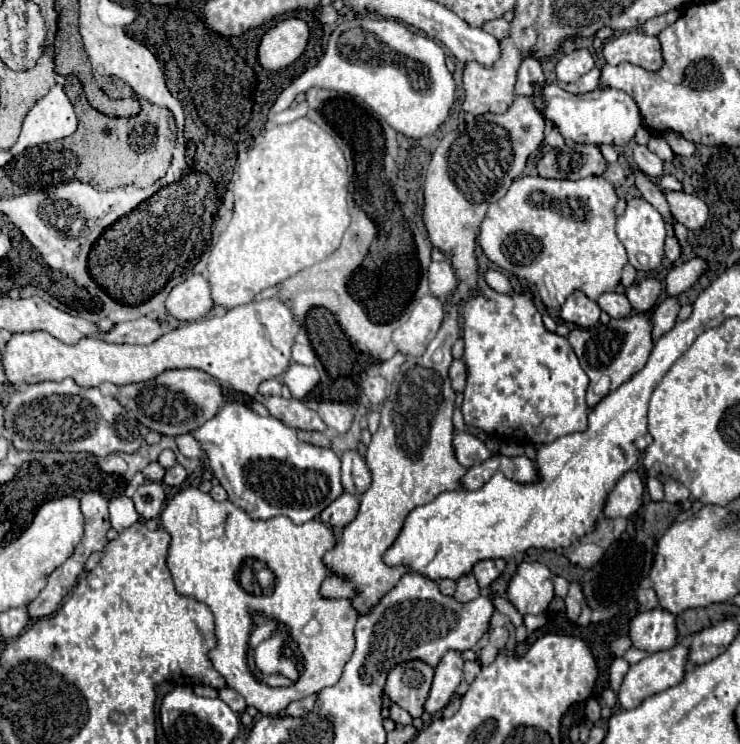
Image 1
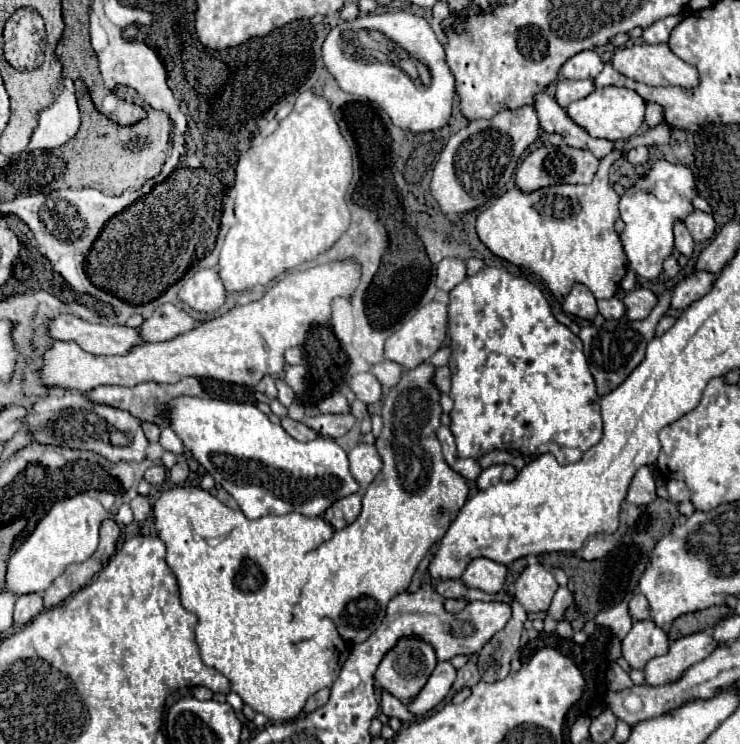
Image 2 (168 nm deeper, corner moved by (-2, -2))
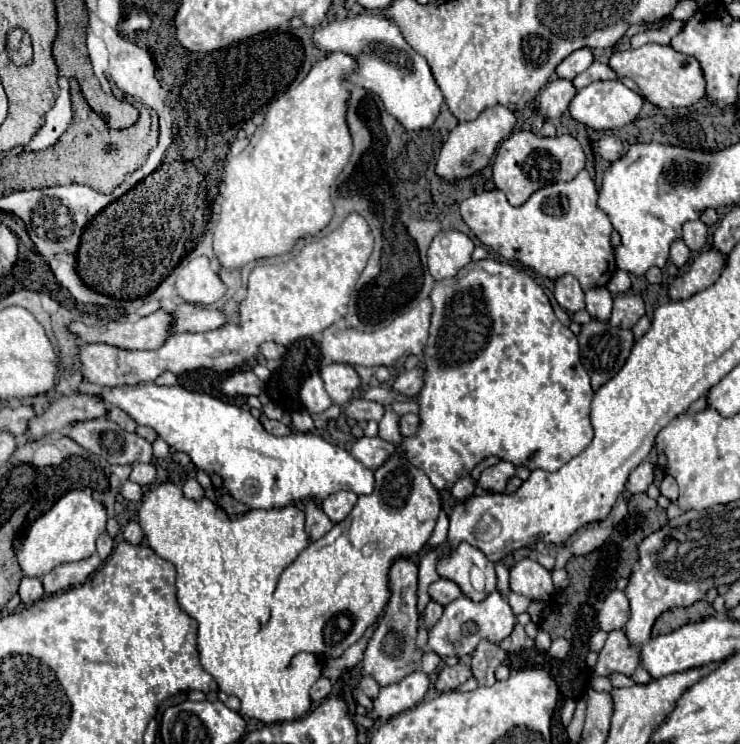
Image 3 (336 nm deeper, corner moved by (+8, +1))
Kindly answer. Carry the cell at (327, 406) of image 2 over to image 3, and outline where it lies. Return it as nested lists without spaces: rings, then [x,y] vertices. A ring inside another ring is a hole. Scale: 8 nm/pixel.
[[[320,375],[308,377],[308,381],[300,389],[300,399],[302,399],[304,407],[308,409],[308,413],[312,413],[312,415],[314,413],[324,413],[332,405],[332,399],[328,397]]]

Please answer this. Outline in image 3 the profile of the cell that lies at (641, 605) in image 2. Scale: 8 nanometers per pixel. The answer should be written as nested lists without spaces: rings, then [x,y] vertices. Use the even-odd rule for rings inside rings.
[[[614,589],[606,599],[602,609],[598,611],[598,623],[604,631],[622,629],[630,619],[630,601],[624,591]]]

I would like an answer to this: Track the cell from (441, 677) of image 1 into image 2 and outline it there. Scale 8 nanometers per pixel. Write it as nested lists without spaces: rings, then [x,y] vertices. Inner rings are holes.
[[[438,662],[424,688],[418,692],[418,696],[414,696],[414,700],[406,708],[414,716],[428,714],[446,698],[454,680],[456,680],[456,670],[450,666],[450,662]]]

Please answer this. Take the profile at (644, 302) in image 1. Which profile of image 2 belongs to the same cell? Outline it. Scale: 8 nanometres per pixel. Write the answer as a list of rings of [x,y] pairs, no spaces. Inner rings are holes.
[[[636,288],[636,290],[628,292],[624,296],[624,306],[626,306],[628,320],[644,320],[652,312],[656,302],[658,302],[658,298],[648,288]]]

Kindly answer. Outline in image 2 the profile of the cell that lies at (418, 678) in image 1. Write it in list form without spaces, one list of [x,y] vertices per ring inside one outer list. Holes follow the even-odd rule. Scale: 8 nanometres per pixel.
[[[402,636],[402,640],[398,640],[398,644],[394,644],[394,648],[390,648],[390,652],[386,652],[386,656],[382,658],[376,670],[376,682],[380,688],[396,696],[402,704],[408,704],[422,690],[434,666],[436,666],[436,654],[434,648],[426,644],[426,640],[418,640],[418,636]]]

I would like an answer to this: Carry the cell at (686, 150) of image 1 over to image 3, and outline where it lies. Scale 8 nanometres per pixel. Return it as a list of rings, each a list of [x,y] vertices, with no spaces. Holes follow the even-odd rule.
[[[584,169],[568,183],[554,183],[538,189],[518,207],[510,205],[500,189],[482,191],[460,203],[460,215],[470,231],[498,255],[520,261],[552,281],[572,273],[580,281],[580,287],[588,291],[606,285],[616,273],[610,243],[612,223],[598,207],[596,199],[596,185]]]

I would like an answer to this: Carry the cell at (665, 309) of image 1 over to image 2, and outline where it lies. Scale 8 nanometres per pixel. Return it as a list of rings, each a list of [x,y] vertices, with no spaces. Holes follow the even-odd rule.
[[[694,270],[690,276],[686,276],[674,286],[672,302],[670,302],[672,308],[676,310],[688,308],[692,302],[700,300],[702,296],[706,296],[706,292],[710,292],[714,280],[716,280],[716,274],[706,270]]]

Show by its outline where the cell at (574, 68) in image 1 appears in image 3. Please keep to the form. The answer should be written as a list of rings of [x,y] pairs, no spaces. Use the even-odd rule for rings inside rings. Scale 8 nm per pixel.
[[[578,49],[578,51],[570,53],[570,55],[556,67],[556,75],[558,75],[558,77],[564,77],[564,79],[574,79],[578,73],[586,71],[592,61],[594,61],[594,57],[592,57],[592,51],[590,51],[590,49]]]

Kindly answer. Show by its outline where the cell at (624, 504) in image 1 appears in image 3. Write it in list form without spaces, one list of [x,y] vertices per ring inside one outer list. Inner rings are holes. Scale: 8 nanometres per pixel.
[[[644,461],[644,463],[640,463],[636,469],[630,471],[626,491],[628,491],[630,495],[644,493],[644,491],[648,489],[648,485],[652,485],[652,481],[654,481],[654,465],[652,465],[650,461]]]

